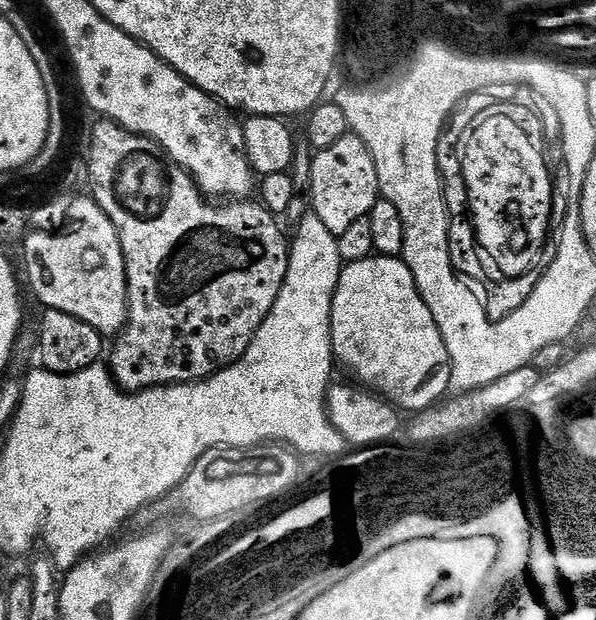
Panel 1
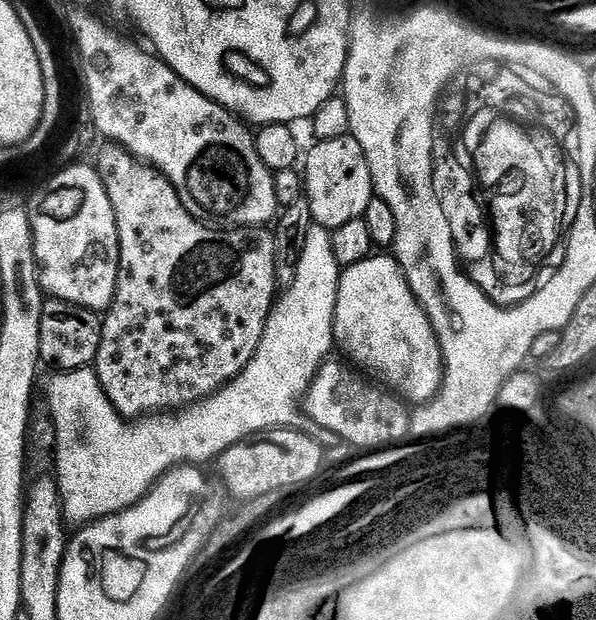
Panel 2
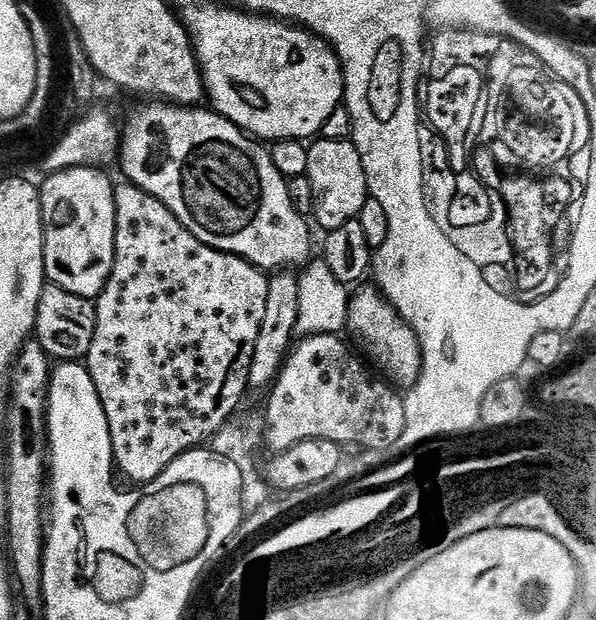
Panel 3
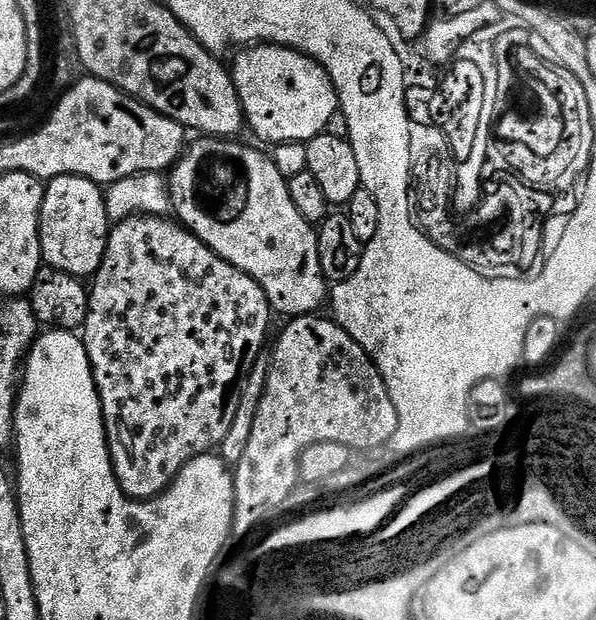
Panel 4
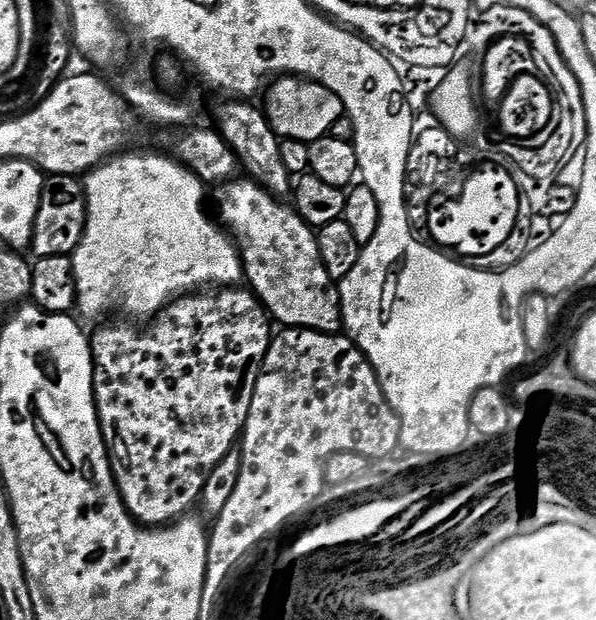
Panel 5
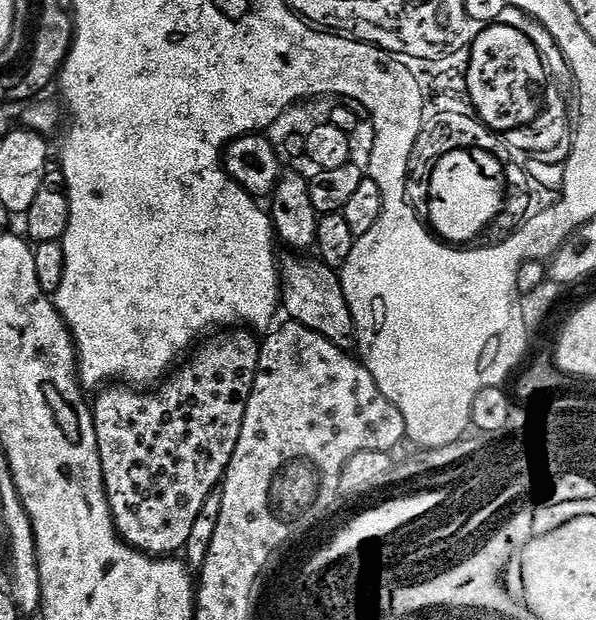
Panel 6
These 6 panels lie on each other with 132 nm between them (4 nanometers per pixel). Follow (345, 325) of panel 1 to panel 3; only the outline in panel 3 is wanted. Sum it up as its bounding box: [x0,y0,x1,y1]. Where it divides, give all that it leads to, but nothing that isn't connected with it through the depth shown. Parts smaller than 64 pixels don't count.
[347,291,420,390]

